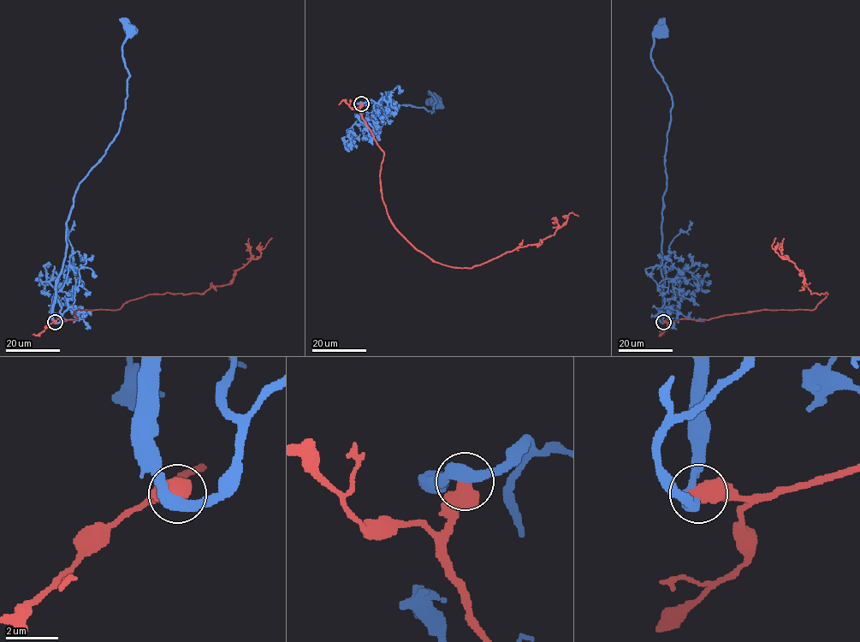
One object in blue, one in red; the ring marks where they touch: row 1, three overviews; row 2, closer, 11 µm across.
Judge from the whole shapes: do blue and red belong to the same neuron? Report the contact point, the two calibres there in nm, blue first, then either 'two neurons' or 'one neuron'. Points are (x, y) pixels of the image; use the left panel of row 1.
(55, 322) | 460/750 nm | two neurons

